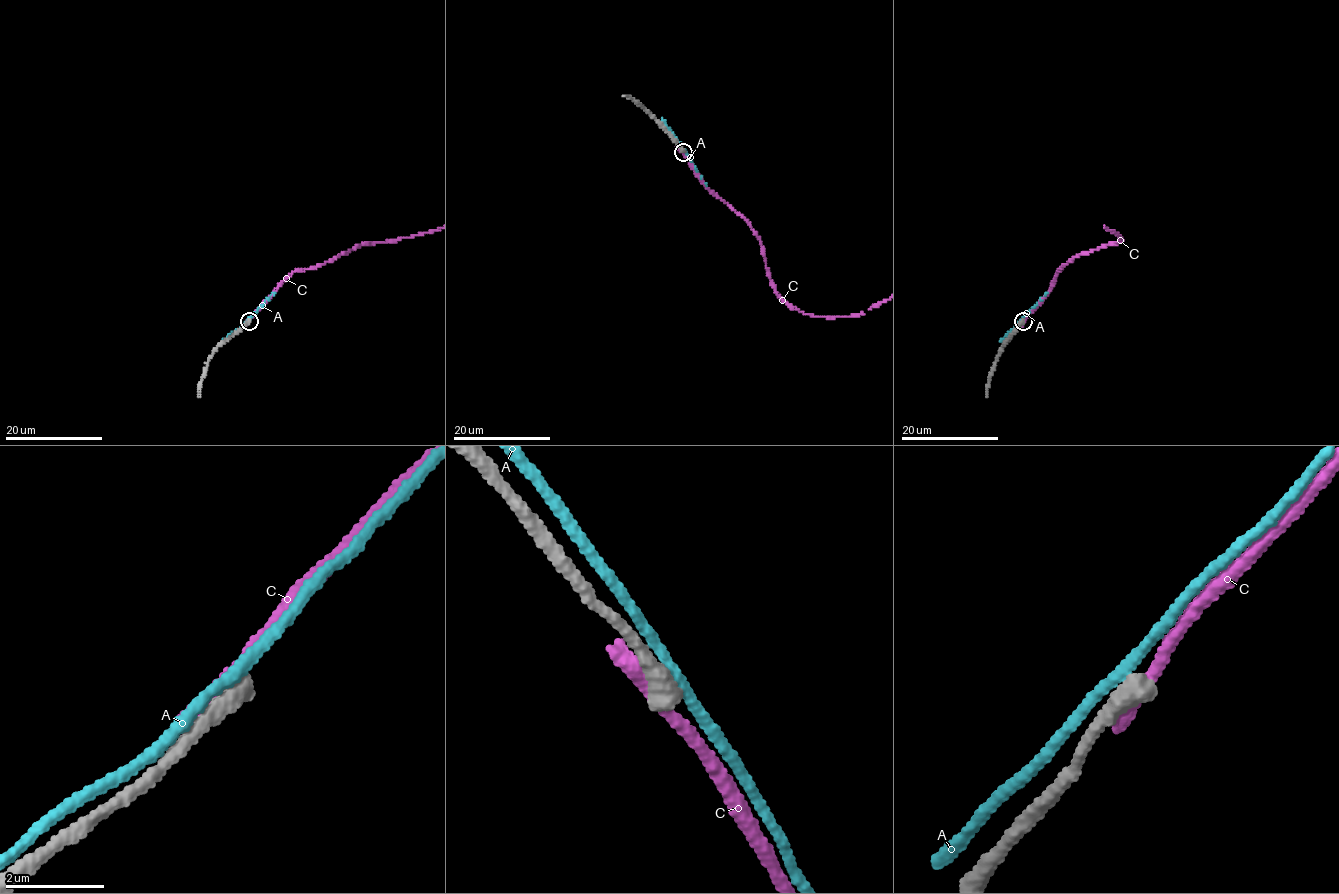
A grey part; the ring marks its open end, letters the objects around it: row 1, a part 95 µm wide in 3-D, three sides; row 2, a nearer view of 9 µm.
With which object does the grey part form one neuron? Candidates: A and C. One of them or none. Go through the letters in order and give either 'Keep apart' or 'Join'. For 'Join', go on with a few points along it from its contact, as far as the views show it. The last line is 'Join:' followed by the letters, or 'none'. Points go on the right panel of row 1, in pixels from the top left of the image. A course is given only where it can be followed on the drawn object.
A: Keep apart
C: Keep apart
Join: none

